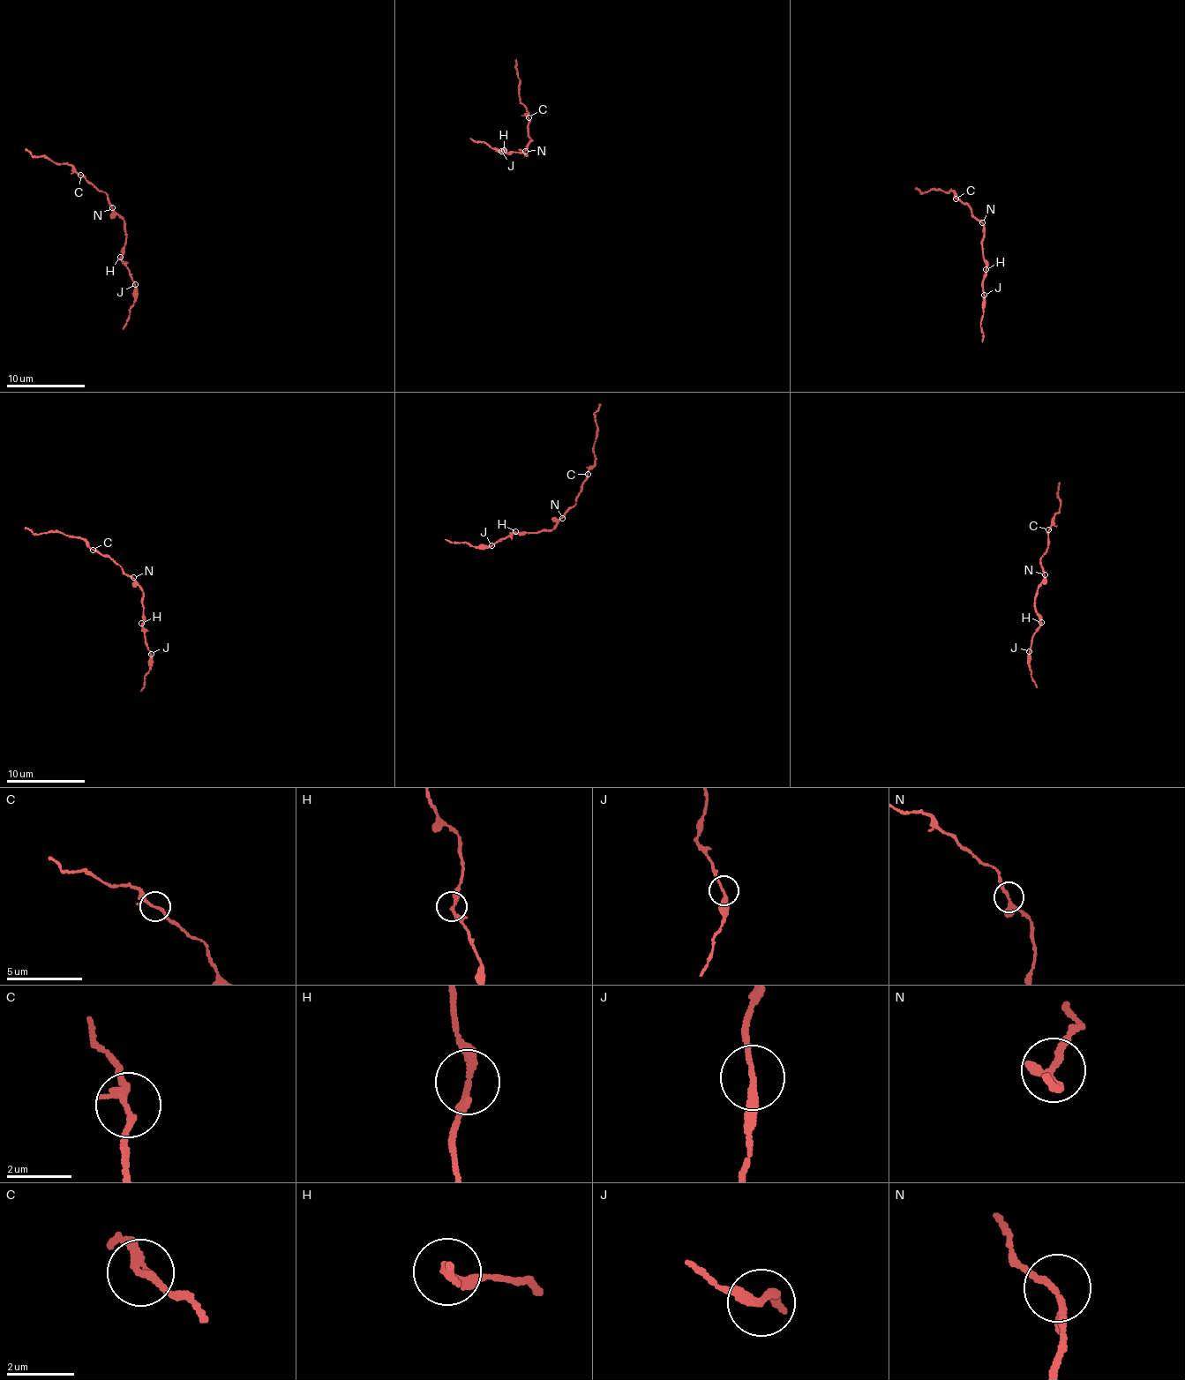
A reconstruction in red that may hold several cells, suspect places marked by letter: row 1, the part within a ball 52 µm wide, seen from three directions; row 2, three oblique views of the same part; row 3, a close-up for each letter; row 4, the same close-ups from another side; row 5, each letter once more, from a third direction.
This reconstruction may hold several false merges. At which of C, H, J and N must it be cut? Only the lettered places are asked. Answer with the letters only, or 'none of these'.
none of these

